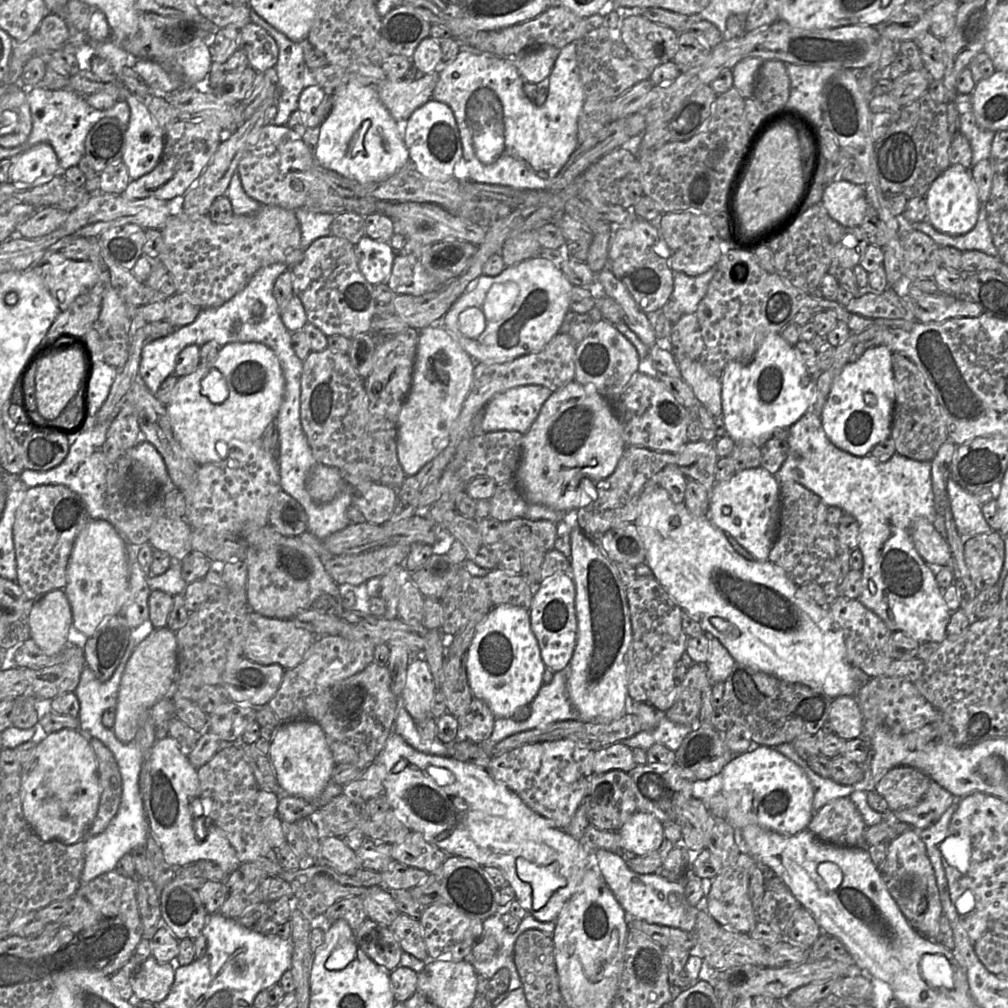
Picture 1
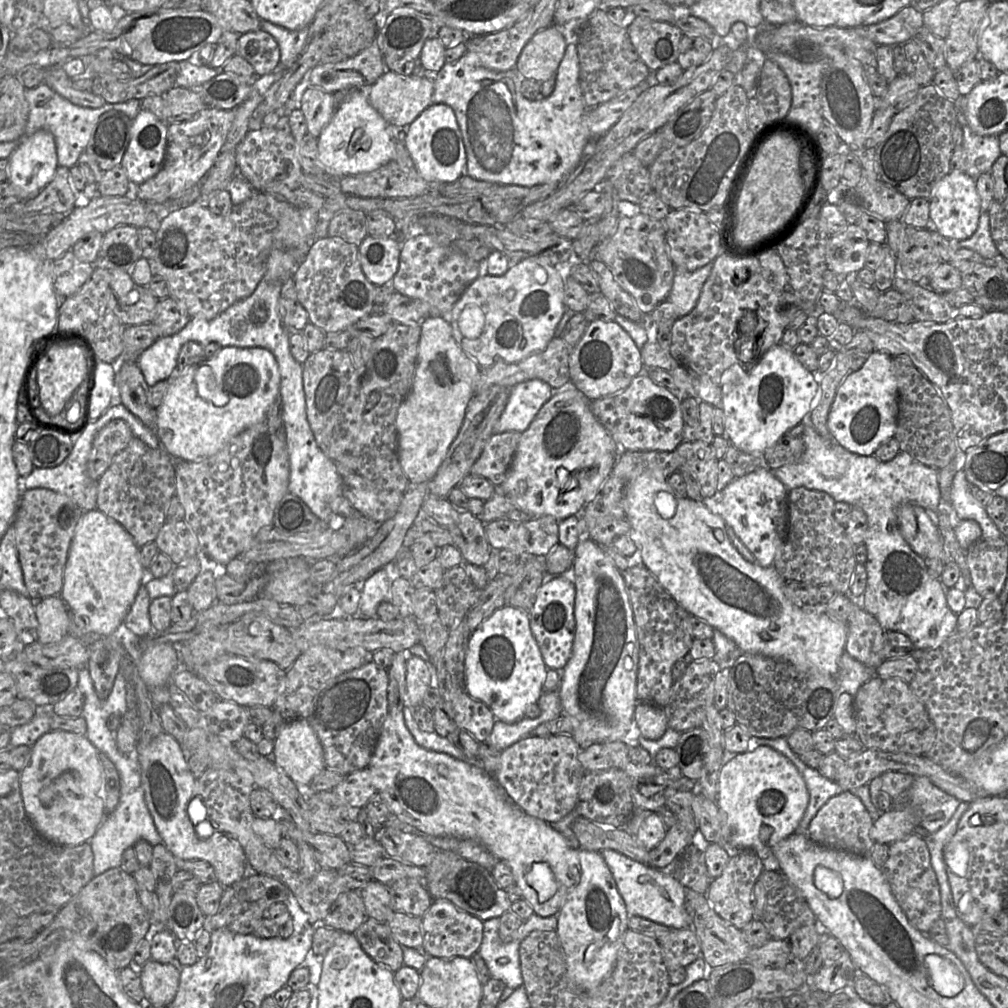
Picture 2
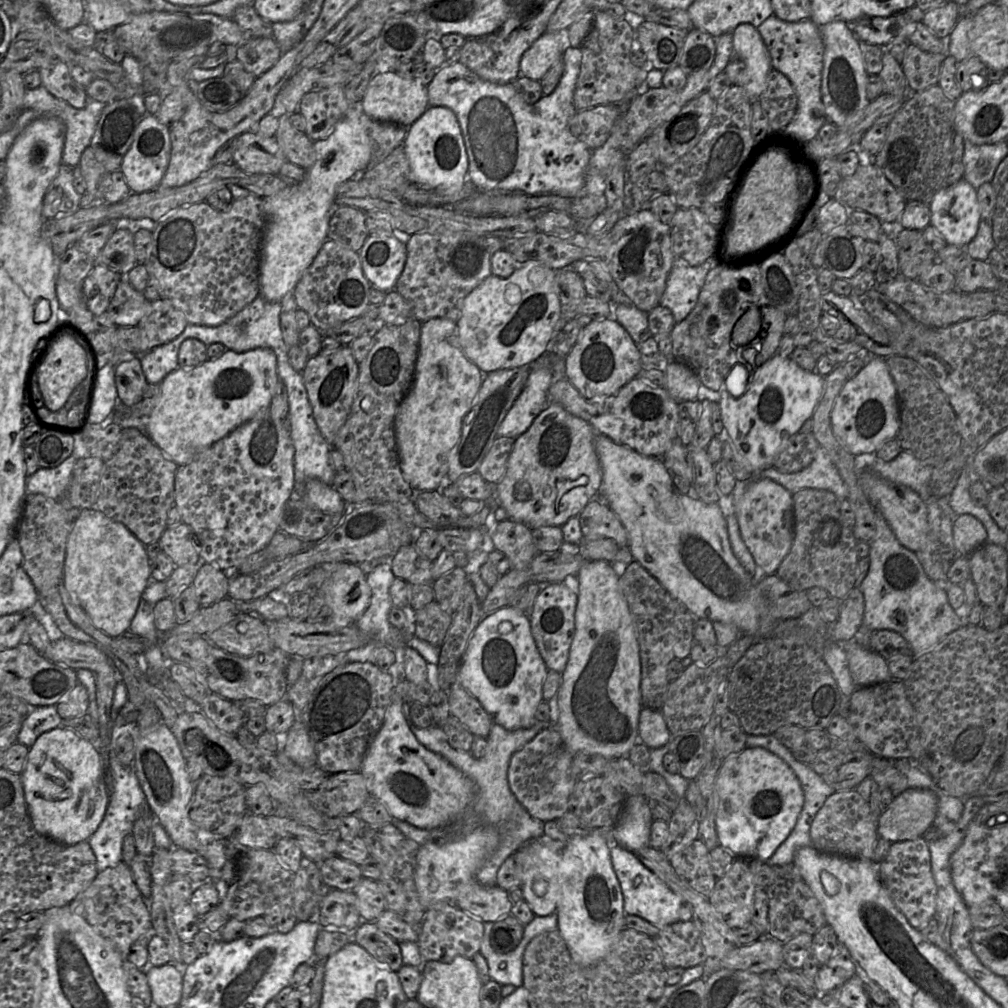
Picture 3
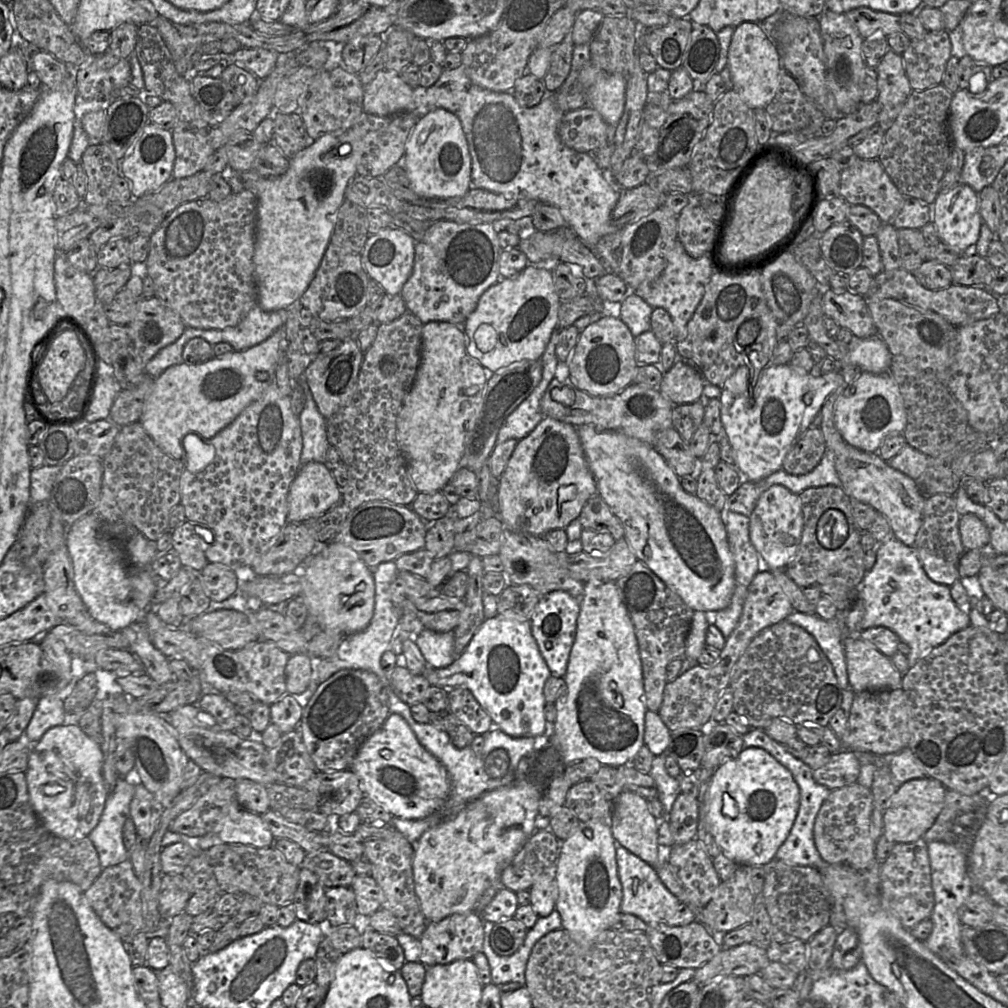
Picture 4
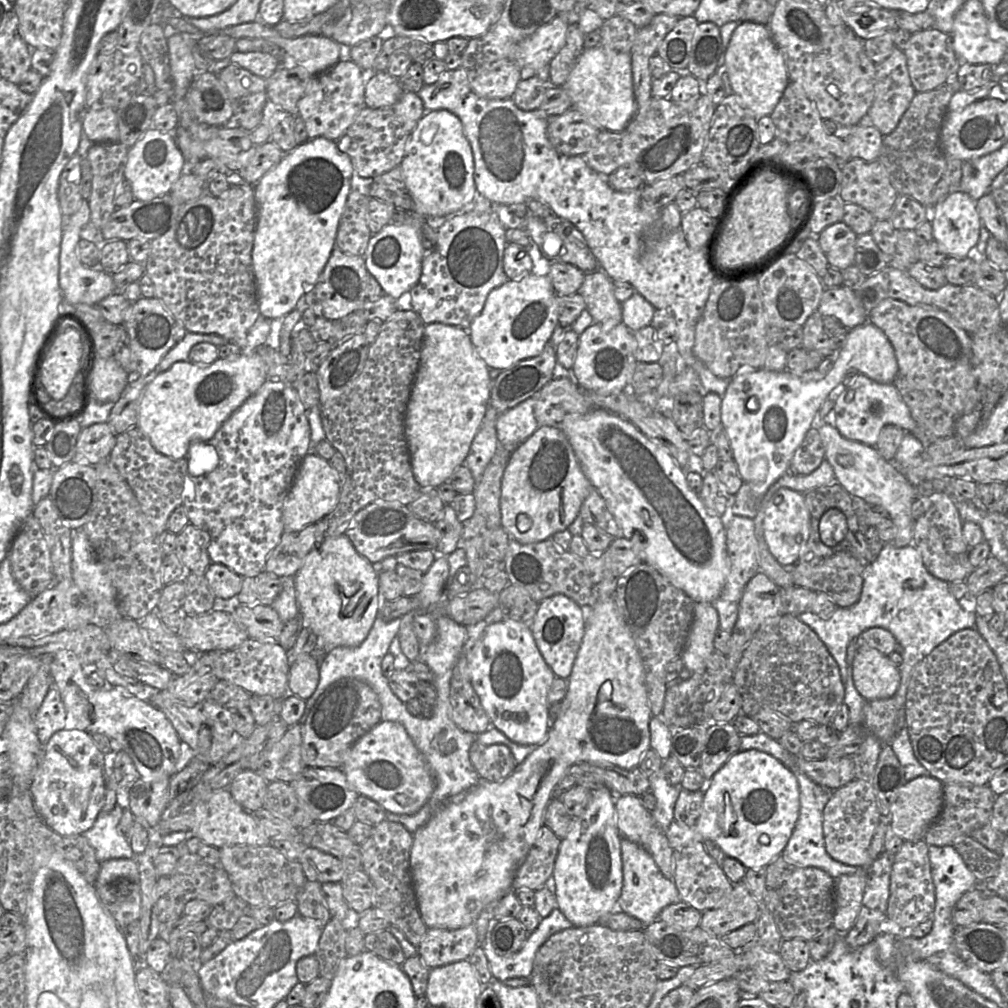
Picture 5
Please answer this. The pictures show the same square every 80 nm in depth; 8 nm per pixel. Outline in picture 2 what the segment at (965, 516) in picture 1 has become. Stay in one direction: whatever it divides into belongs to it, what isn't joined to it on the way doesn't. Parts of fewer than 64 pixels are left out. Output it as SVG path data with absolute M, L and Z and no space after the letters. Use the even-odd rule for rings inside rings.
M963 470L957 471L953 477L952 487L950 492L951 504L956 512L958 520L975 520L981 527L982 537L981 539L998 539L1002 536L1001 532L994 524L994 522L988 516L985 507L983 507L972 495L971 485L968 483Z

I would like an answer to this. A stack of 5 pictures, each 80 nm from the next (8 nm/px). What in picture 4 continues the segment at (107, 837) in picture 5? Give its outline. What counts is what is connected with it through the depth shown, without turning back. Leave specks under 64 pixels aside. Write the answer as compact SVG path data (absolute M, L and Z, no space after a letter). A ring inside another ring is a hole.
M136 768L126 777L118 778L115 788L107 797L98 825L88 835L103 869L129 859L123 842L123 826L130 817L130 804L138 783L141 781Z

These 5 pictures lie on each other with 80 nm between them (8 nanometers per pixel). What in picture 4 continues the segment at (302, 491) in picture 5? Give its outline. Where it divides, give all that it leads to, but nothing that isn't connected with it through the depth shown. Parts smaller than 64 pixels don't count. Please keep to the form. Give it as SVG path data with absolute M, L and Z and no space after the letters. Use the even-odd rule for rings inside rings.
M303 464L288 492L288 521L302 523L319 517L332 509L340 498L340 488L327 464Z

